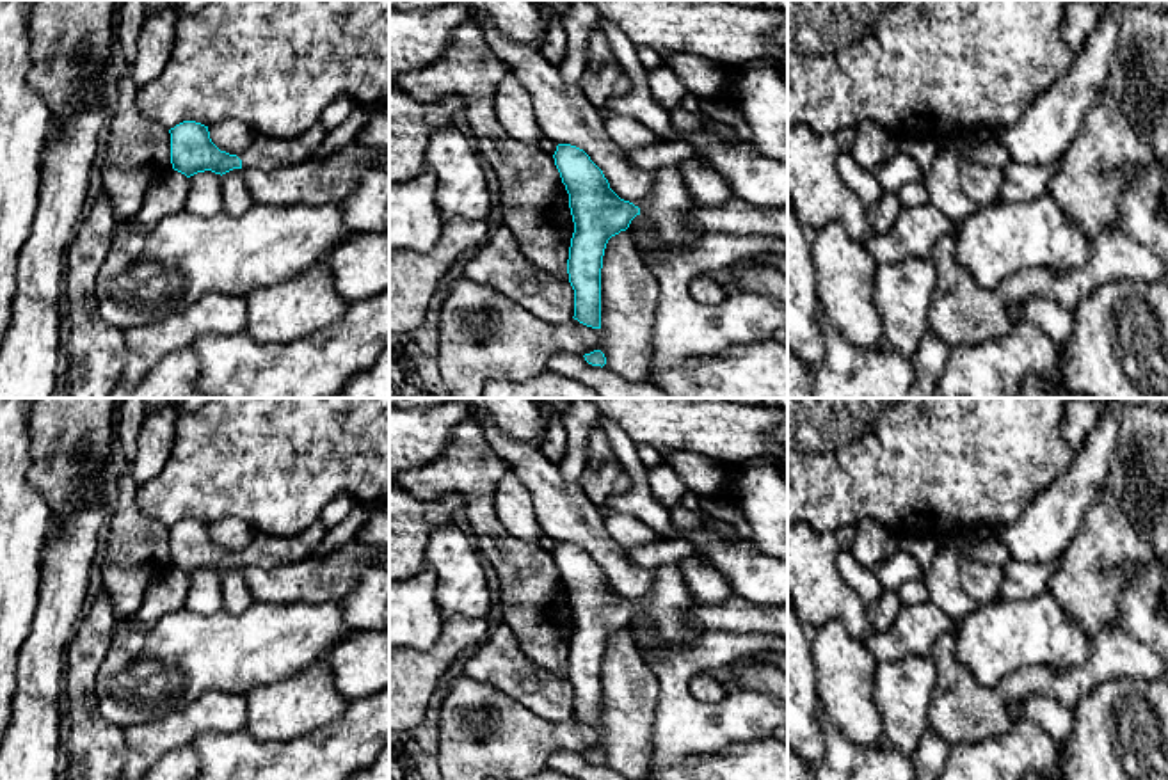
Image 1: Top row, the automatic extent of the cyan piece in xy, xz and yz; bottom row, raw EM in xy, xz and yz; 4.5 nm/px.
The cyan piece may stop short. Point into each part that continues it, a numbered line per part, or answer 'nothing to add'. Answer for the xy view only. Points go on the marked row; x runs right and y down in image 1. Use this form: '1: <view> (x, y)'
1: xy (265, 153)

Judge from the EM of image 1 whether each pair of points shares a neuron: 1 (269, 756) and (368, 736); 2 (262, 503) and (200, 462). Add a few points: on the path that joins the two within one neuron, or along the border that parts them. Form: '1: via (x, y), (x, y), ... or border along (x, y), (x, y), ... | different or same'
1: via (294, 756), (329, 756), (344, 747) | same
2: via (246, 487), (221, 462), (216, 462) | same

